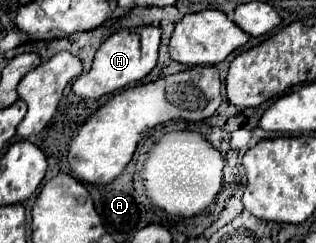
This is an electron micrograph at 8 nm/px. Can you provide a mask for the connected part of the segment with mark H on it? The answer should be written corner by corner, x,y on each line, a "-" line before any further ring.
140,26
114,32
108,40
102,42
98,48
92,68
88,74
82,74
72,84
72,92
80,98
100,98
106,94
114,94
138,80
142,80
158,62
158,48
160,48
160,30
154,26

